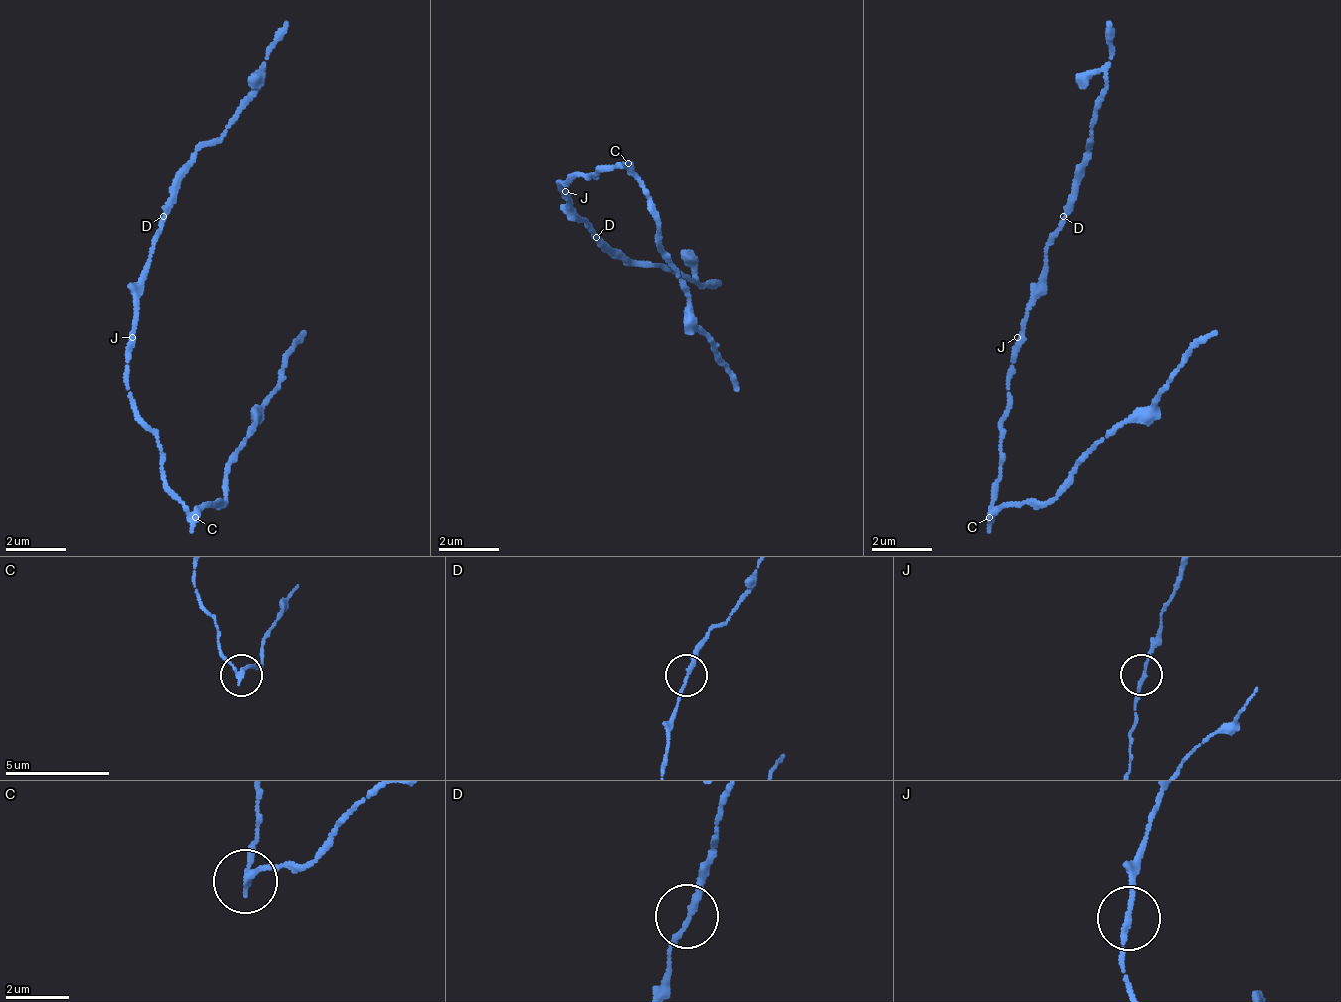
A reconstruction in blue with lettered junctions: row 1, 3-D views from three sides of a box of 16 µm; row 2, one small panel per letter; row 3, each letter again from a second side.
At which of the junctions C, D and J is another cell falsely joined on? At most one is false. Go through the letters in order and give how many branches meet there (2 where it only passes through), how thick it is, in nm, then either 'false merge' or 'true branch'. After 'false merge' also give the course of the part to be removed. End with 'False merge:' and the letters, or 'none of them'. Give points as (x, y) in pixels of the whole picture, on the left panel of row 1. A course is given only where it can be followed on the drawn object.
C: branches 2; calibre 180 nm; false merge; course (193, 519), (216, 504), (254, 413), (307, 330)
D: branches 2; calibre 180 nm; true branch
J: branches 2; calibre 160 nm; true branch
False merge: C

